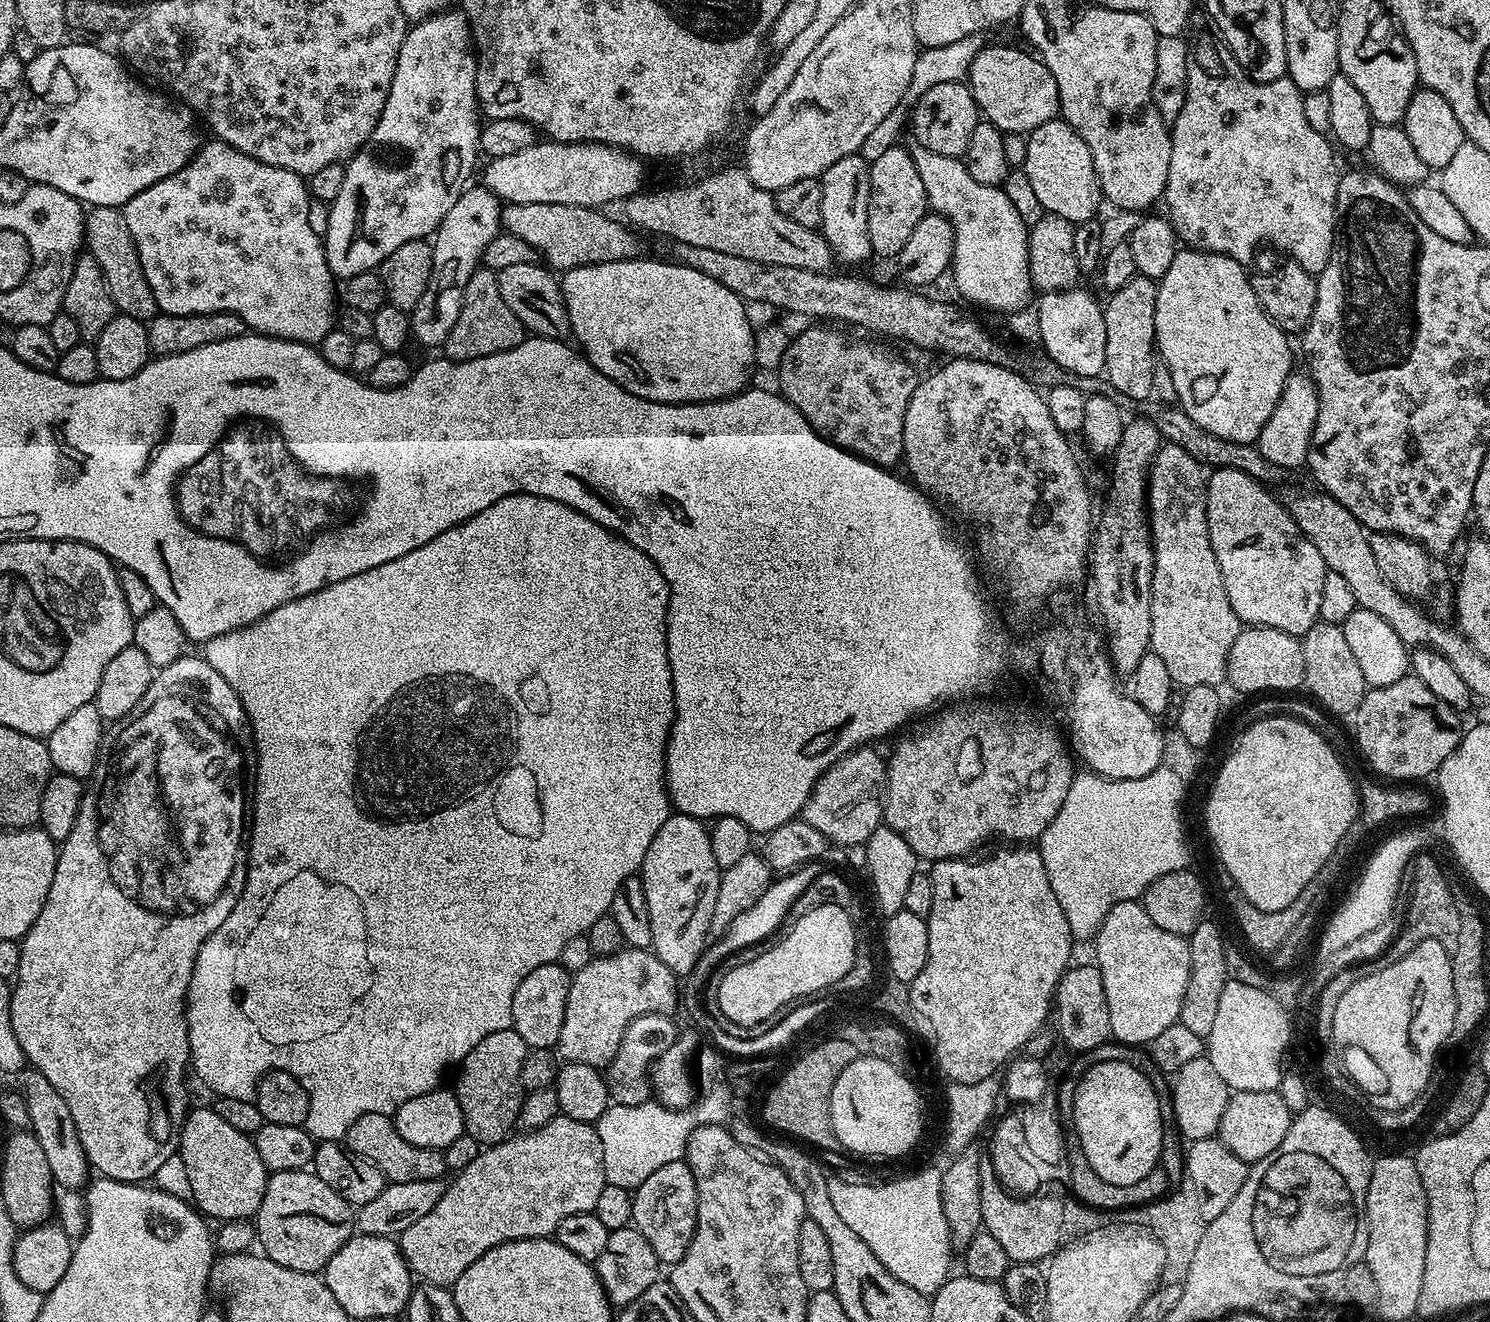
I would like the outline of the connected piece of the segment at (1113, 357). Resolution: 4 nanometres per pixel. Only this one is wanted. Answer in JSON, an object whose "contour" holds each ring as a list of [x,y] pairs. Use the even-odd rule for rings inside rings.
{"contour":[[[1137,274],[1134,278],[1130,278],[1130,282],[1126,282],[1126,286],[1111,293],[1107,297],[1108,301],[1105,299],[1102,304],[1106,326],[1106,360],[1103,375],[1108,376],[1109,382],[1112,383],[1111,391],[1121,392],[1116,394],[1123,397],[1125,401],[1126,399],[1147,401],[1153,395],[1152,375],[1157,363],[1154,359],[1156,286],[1157,281]]]}

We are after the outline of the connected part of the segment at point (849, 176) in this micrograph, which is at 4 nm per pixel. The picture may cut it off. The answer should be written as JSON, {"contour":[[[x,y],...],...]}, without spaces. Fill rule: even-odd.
{"contour":[[[857,154],[838,158],[834,166],[825,170],[819,177],[822,186],[822,218],[819,231],[832,247],[833,253],[852,264],[860,264],[863,260],[873,259],[874,253],[870,246],[870,230],[868,229],[868,211],[870,210],[870,167],[869,161]]]}

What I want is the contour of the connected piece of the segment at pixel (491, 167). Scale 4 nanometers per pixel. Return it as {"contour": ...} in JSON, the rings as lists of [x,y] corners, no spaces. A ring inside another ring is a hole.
{"contour":[[[537,142],[526,146],[526,150],[518,150],[518,154],[506,154],[505,156],[493,156],[487,161],[488,165],[484,168],[484,180],[482,180],[483,187],[487,188],[489,192],[493,192],[495,196],[500,199],[504,204],[525,204],[526,202],[558,202],[562,206],[586,206],[587,208],[603,209],[604,204],[612,204],[615,200],[620,202],[627,201],[628,197],[635,196],[637,192],[641,191],[645,187],[644,184],[644,167],[646,167],[645,161],[641,157],[633,156],[624,151],[623,148],[613,148],[611,144],[557,144],[555,142]]]}

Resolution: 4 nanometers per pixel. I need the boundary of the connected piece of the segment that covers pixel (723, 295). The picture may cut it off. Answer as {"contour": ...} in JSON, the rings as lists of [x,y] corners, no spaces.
{"contour":[[[623,260],[622,262],[602,262],[594,266],[578,266],[574,270],[563,273],[562,287],[564,290],[564,301],[566,310],[570,314],[571,335],[576,336],[575,343],[579,351],[588,357],[588,361],[594,365],[606,378],[618,382],[622,390],[634,394],[638,398],[646,398],[650,402],[659,404],[701,404],[704,400],[724,400],[728,396],[737,396],[738,393],[749,387],[752,376],[752,368],[756,363],[756,332],[748,321],[748,312],[745,301],[735,296],[722,282],[710,278],[693,268],[687,268],[685,264],[671,262],[667,264],[664,260]]]}

